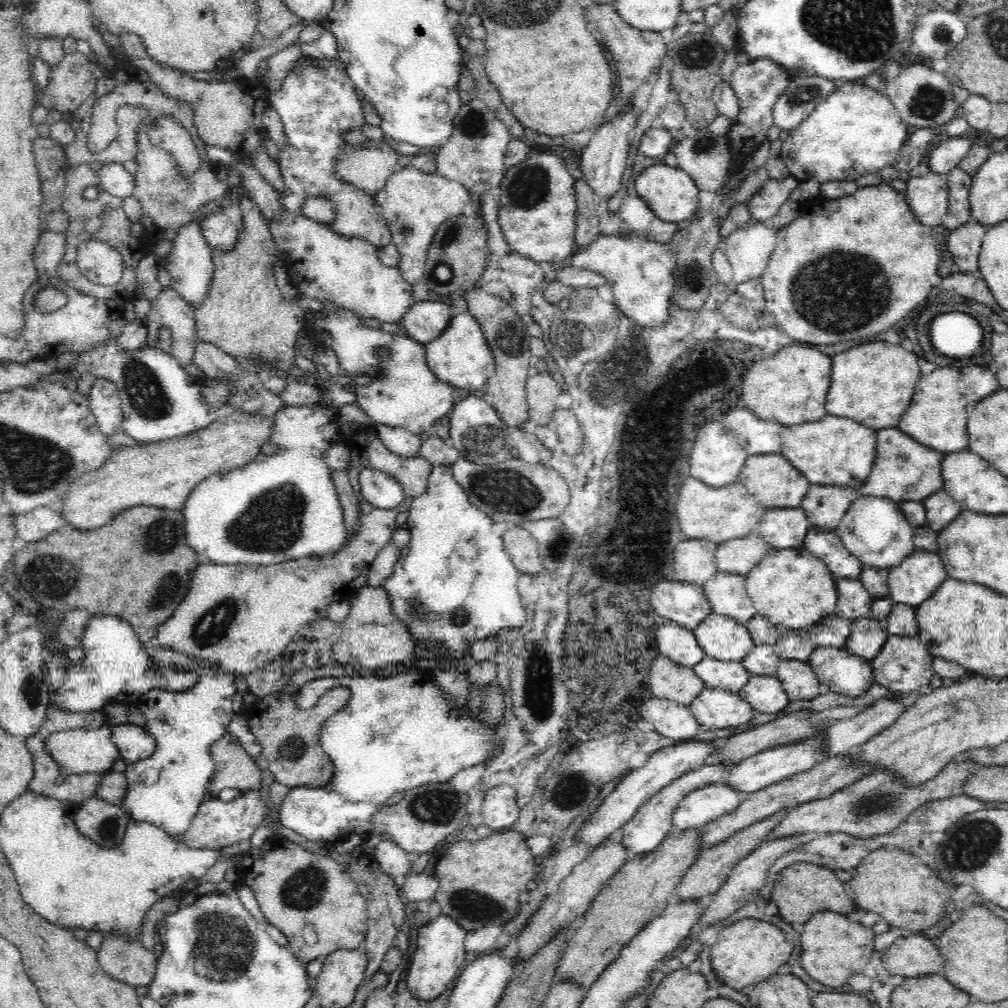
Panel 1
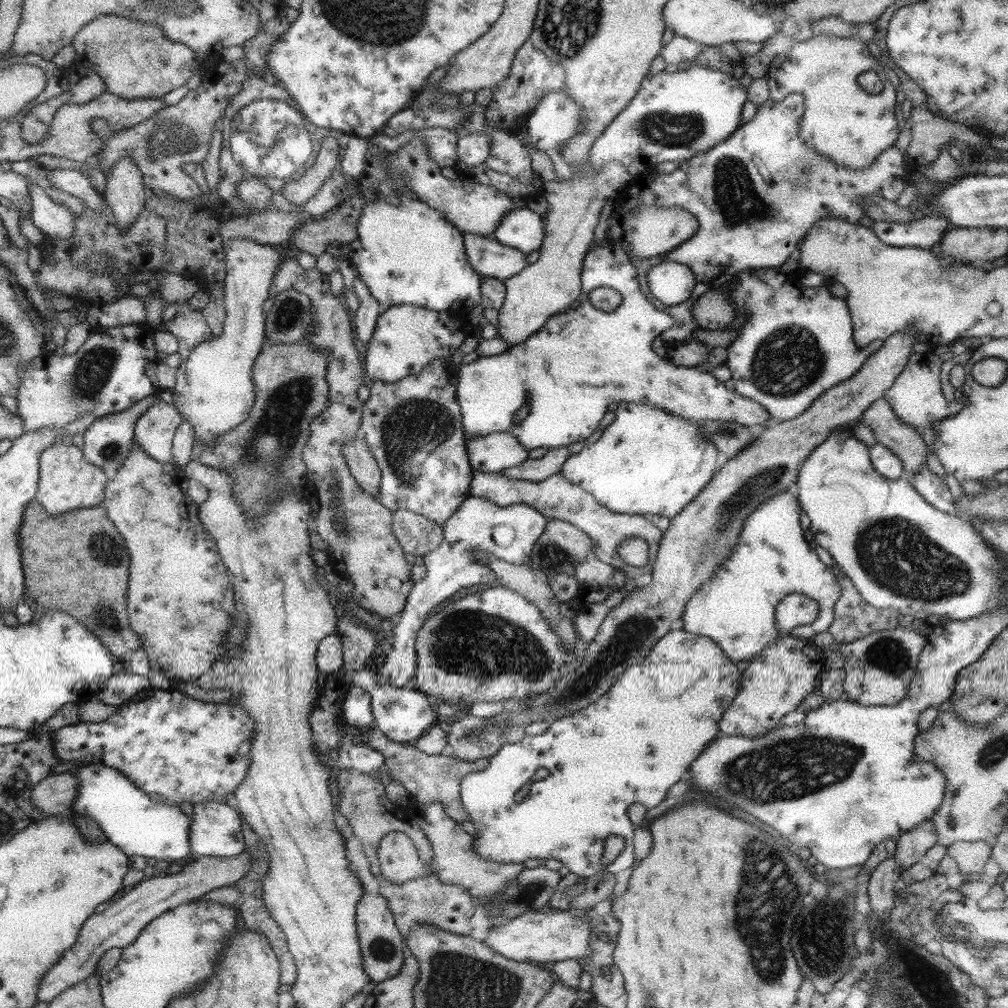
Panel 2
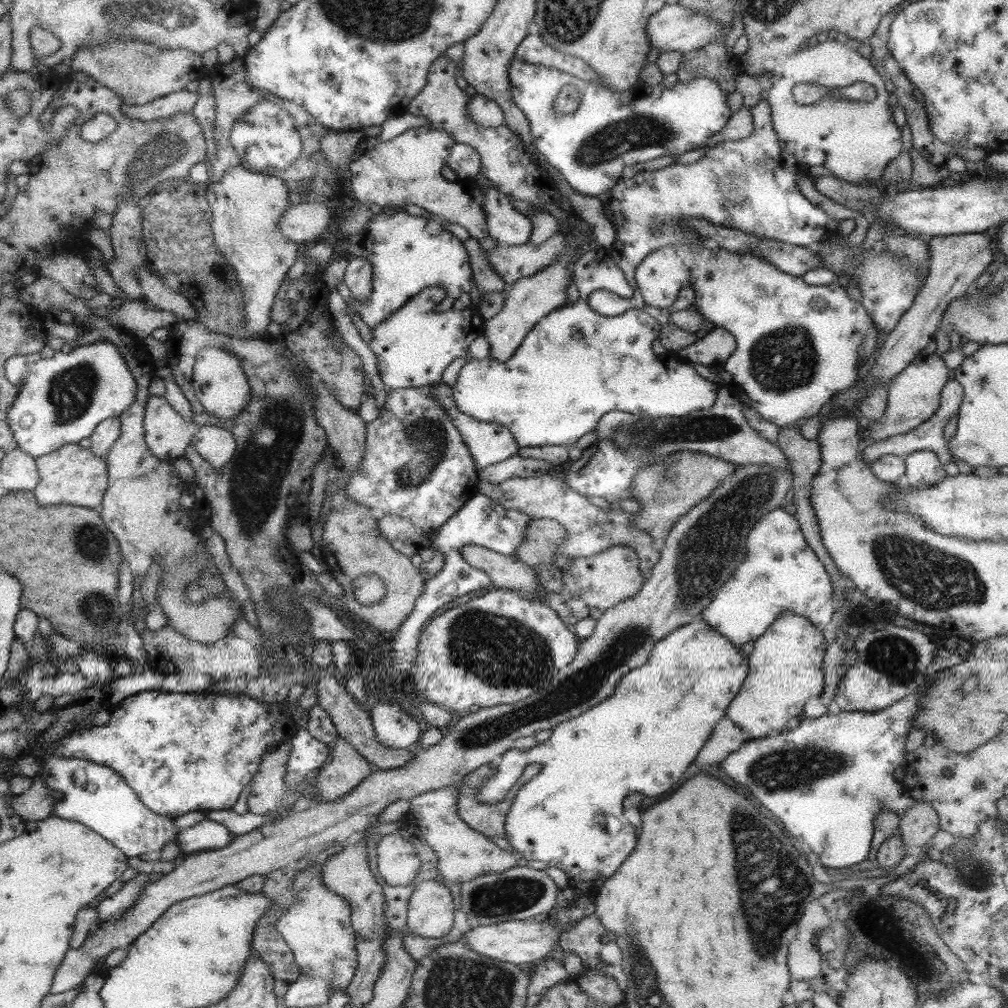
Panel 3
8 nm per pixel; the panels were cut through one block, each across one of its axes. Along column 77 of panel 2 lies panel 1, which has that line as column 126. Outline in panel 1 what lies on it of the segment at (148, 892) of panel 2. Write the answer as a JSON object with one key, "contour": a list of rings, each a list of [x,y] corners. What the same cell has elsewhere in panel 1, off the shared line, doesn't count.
{"contour":[[[110,934],[97,952],[102,971],[112,979],[134,988],[154,983],[157,956],[144,948],[141,941],[128,941],[126,937]]]}

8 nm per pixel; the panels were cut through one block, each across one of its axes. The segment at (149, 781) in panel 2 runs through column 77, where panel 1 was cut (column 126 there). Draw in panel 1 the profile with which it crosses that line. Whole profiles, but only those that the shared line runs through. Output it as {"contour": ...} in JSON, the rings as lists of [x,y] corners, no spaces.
{"contour":[[[129,722],[110,726],[114,743],[127,764],[150,758],[155,751],[155,739],[150,738],[150,733],[141,726]]]}

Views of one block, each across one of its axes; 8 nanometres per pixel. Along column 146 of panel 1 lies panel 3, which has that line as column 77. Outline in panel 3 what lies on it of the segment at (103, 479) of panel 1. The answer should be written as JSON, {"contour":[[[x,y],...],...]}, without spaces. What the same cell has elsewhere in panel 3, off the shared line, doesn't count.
{"contour":[[[68,443],[35,460],[40,480],[33,491],[42,506],[73,505],[99,509],[108,487],[107,464],[88,448]]]}

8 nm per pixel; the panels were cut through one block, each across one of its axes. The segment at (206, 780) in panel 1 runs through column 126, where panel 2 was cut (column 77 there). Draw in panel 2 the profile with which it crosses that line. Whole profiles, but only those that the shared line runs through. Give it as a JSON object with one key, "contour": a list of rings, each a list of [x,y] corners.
{"contour":[[[100,763],[72,767],[69,772],[78,781],[71,811],[93,818],[104,830],[107,840],[126,856],[154,857],[169,862],[193,857],[188,838],[191,817],[184,814],[179,805],[168,806],[152,800],[119,770]]]}

